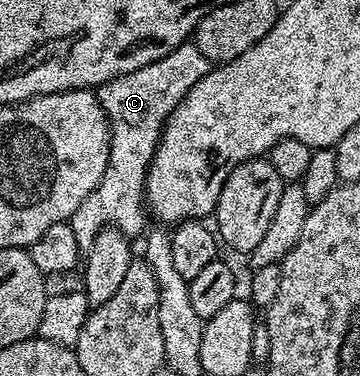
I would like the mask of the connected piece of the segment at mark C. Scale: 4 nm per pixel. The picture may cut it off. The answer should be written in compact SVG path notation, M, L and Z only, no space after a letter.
M185 43L170 51L170 55L146 67L138 67L138 71L118 75L95 90L102 111L108 116L112 142L110 159L98 187L94 187L90 195L86 195L70 222L74 239L78 239L81 251L88 250L94 239L98 239L98 231L109 227L118 227L122 235L129 239L143 238L146 232L144 184L150 163L154 159L154 151L164 133L164 125L174 107L182 103L186 91L190 91L190 87L194 87L194 83L198 83L198 79L202 79L209 68L206 55L198 51L196 44Z

